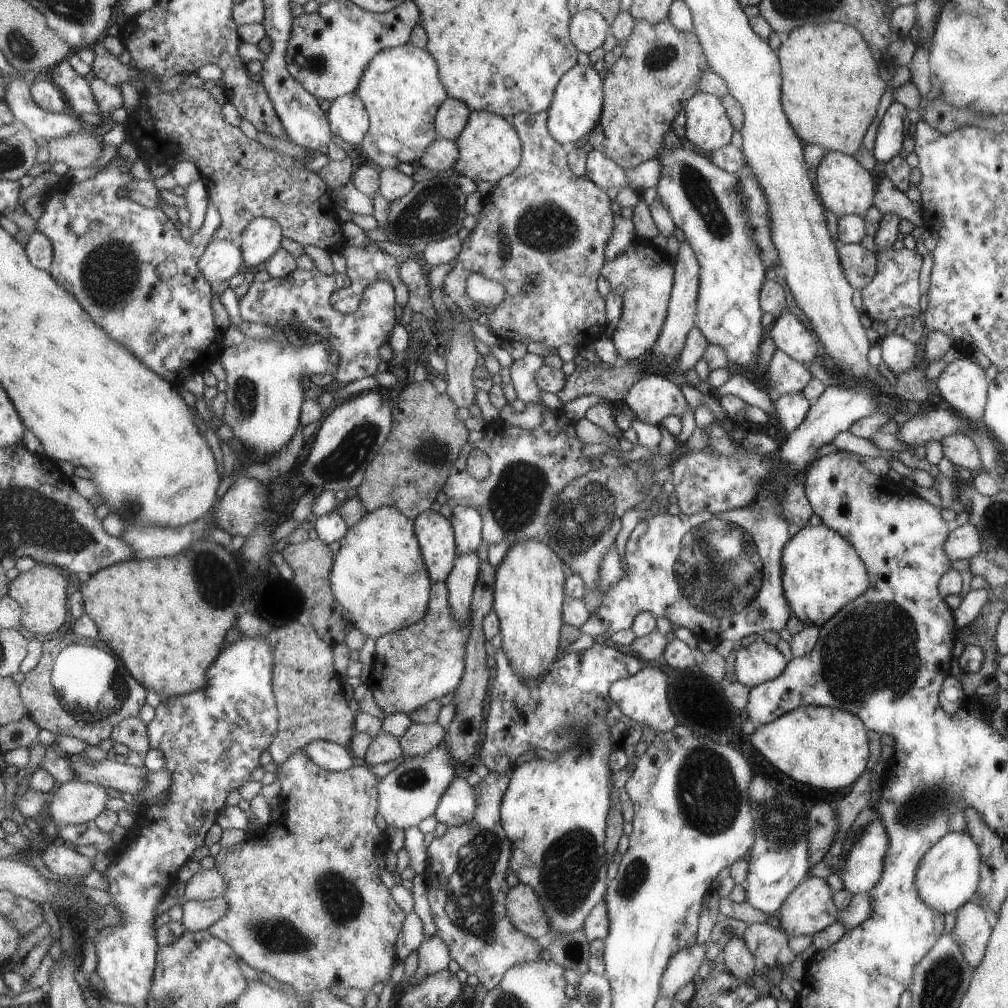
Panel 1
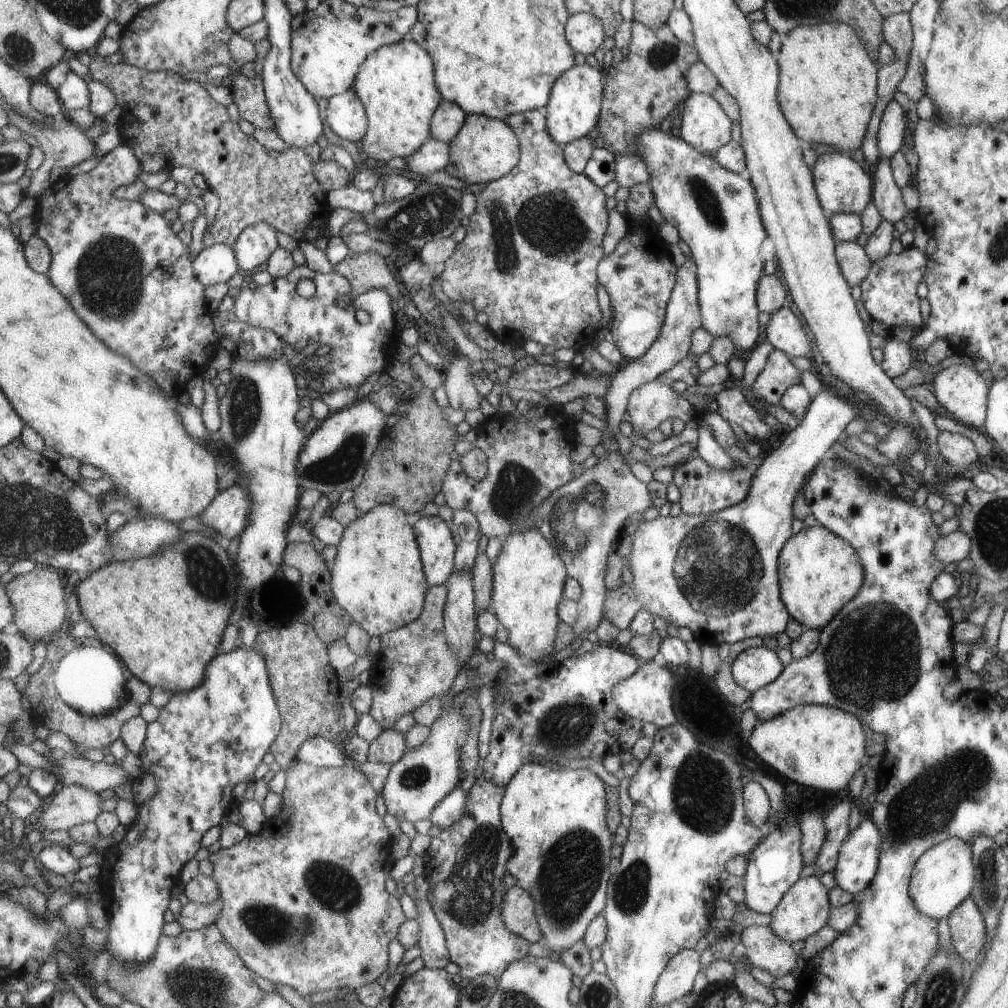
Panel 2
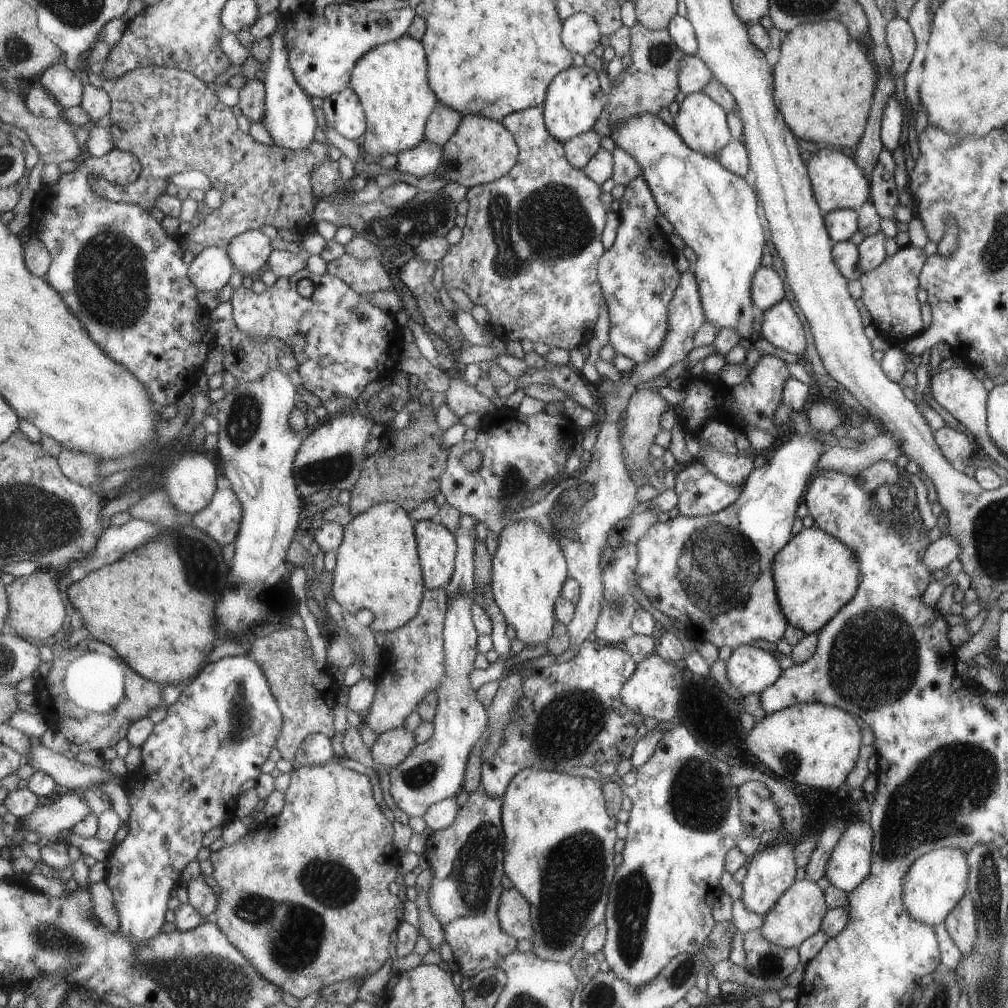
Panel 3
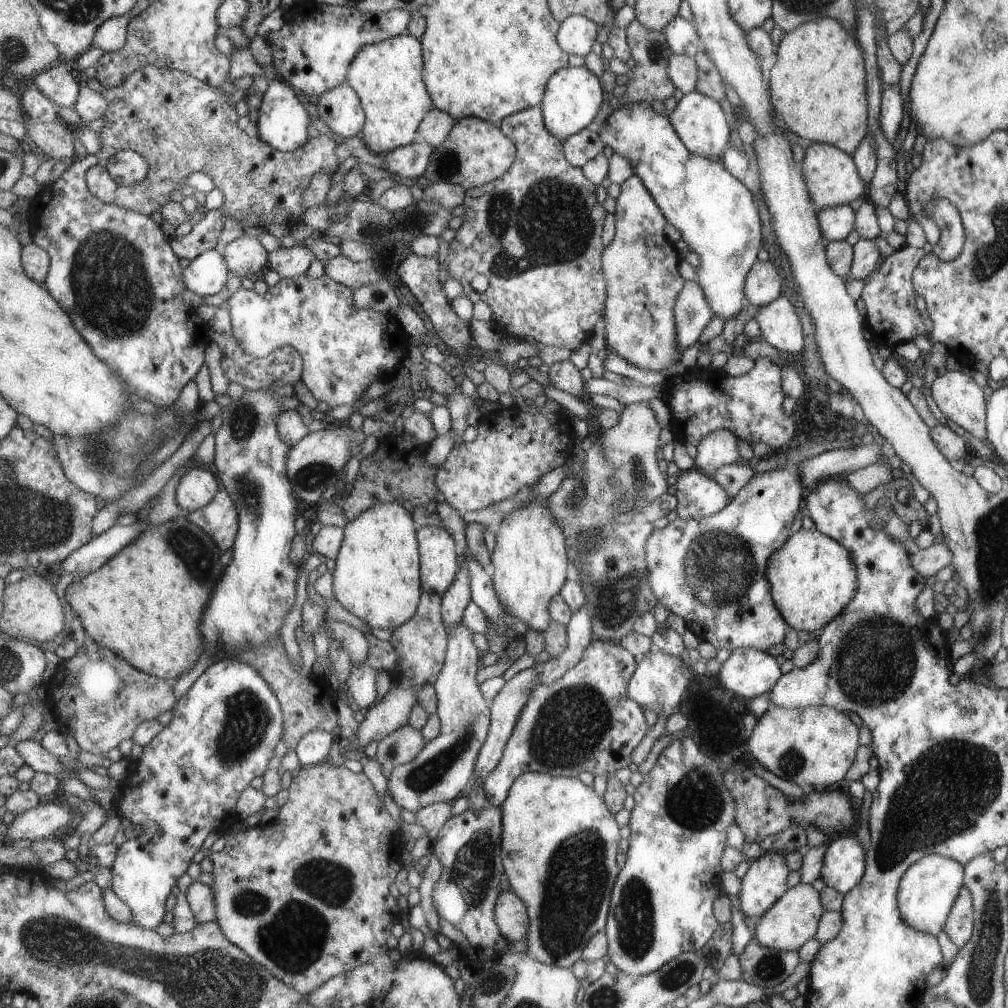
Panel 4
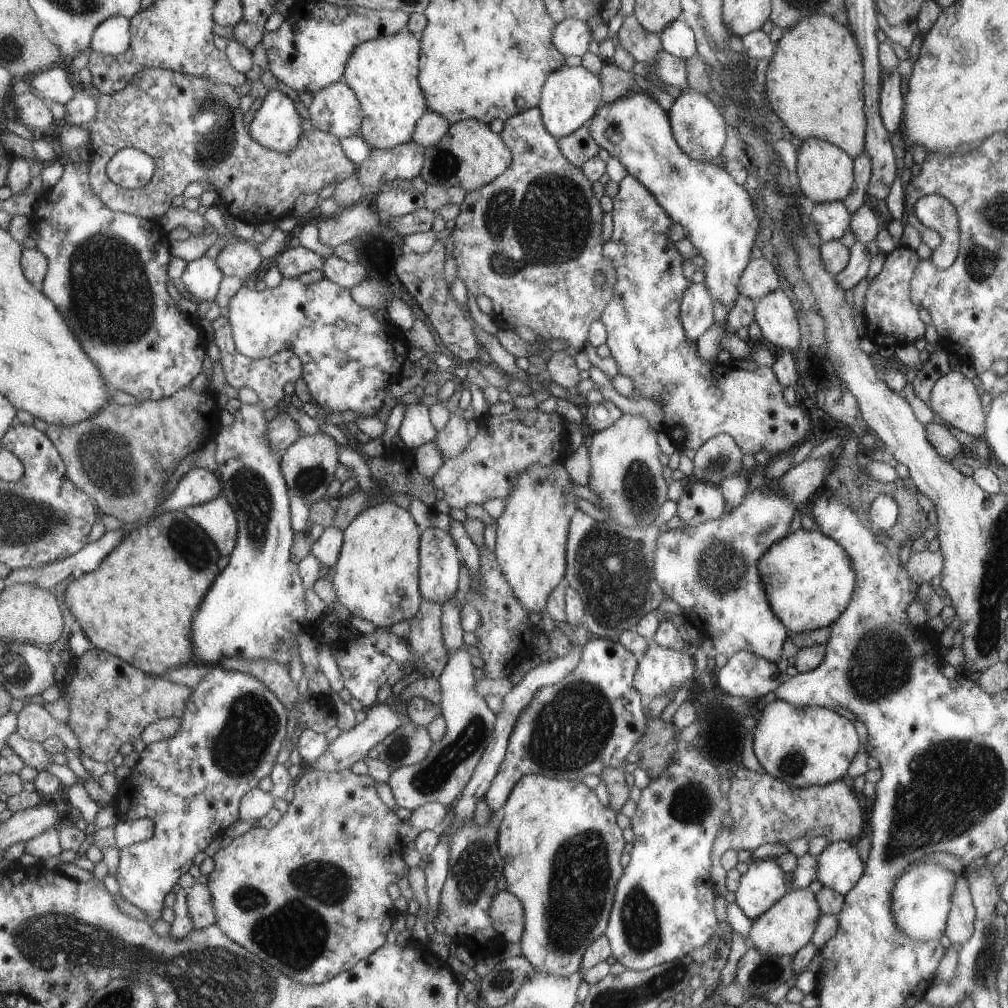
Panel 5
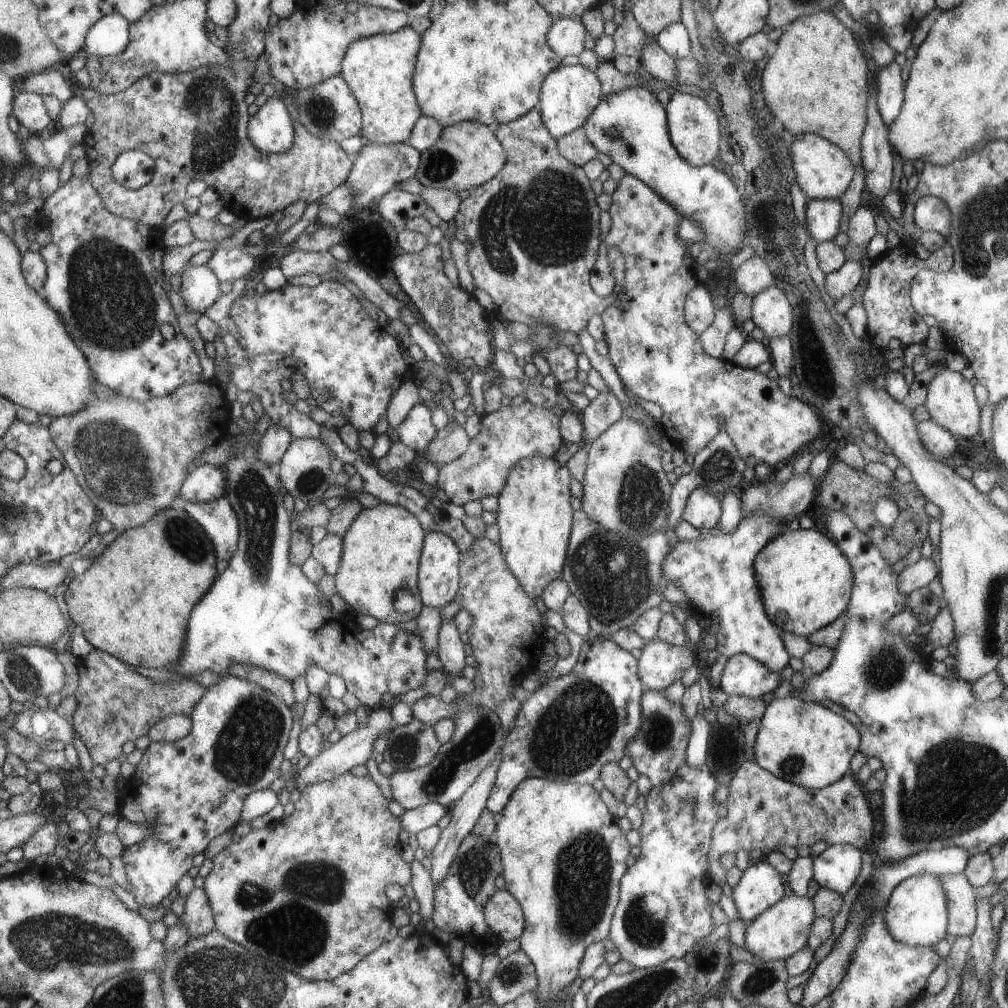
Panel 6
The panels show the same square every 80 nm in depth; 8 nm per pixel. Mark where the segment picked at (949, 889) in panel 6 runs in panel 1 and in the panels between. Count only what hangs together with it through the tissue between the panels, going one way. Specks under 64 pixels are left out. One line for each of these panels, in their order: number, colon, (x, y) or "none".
1: (972, 929)
2: (966, 925)
3: (961, 924)
4: (958, 927)
5: (961, 918)

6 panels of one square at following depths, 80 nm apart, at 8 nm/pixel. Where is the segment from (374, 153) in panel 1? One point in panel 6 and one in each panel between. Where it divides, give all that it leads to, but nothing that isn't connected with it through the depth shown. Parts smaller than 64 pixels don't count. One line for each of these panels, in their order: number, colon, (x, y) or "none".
2: (397, 82)
3: (392, 80)
4: (388, 75)
5: (384, 72)
6: (380, 69)

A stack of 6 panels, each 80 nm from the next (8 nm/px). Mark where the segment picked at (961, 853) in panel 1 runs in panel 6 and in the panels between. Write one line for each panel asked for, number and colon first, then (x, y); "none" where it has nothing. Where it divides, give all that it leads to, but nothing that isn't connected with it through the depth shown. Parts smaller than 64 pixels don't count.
2: (942, 877)
3: (934, 884)
4: (926, 892)
5: (921, 898)
6: (916, 913)

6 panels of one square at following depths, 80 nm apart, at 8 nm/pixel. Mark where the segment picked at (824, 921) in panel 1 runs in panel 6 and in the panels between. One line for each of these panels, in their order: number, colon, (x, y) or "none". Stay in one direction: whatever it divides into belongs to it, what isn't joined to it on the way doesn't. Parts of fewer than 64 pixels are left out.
2: (804, 908)
3: (797, 914)
4: (792, 920)
5: (788, 925)
6: (780, 931)

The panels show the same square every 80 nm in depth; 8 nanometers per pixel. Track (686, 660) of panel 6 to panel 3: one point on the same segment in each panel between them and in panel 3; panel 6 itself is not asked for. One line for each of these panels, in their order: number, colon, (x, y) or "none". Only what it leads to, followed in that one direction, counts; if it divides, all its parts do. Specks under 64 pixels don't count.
3: (654, 688)
4: (660, 680)
5: (660, 670)

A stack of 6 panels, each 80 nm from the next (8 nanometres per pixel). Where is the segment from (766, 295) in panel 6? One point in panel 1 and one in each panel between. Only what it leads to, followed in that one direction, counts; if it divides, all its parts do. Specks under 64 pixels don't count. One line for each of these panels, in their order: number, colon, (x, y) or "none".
1: (787, 333)
2: (782, 330)
3: (779, 326)
4: (779, 326)
5: (773, 313)

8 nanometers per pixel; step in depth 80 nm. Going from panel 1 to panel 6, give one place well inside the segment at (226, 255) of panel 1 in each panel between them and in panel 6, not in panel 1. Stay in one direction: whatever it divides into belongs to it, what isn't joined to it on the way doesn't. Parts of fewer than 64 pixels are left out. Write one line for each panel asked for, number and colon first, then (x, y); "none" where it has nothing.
2: (213, 265)
3: (211, 270)
4: (207, 274)
5: (202, 277)
6: (200, 288)

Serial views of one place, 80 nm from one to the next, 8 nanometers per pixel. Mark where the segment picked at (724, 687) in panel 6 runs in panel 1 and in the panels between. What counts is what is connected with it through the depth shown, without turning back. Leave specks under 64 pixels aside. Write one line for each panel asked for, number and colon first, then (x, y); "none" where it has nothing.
1: (757, 662)
2: (754, 667)
3: (750, 670)
4: (747, 672)
5: (745, 675)

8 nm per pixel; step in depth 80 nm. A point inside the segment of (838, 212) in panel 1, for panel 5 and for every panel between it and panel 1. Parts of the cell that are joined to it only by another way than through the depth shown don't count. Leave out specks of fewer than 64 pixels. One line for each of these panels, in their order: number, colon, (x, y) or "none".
2: (842, 187)
3: (837, 183)
4: (829, 175)
5: (824, 173)

